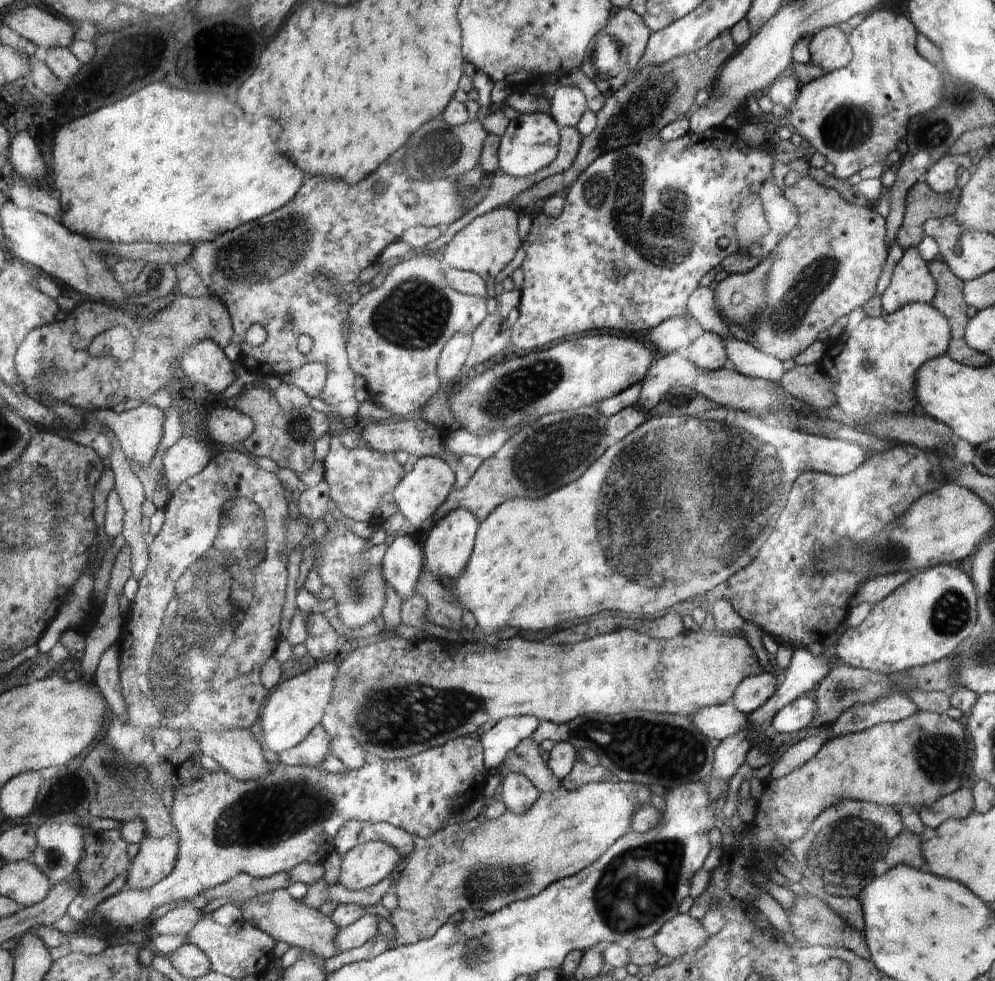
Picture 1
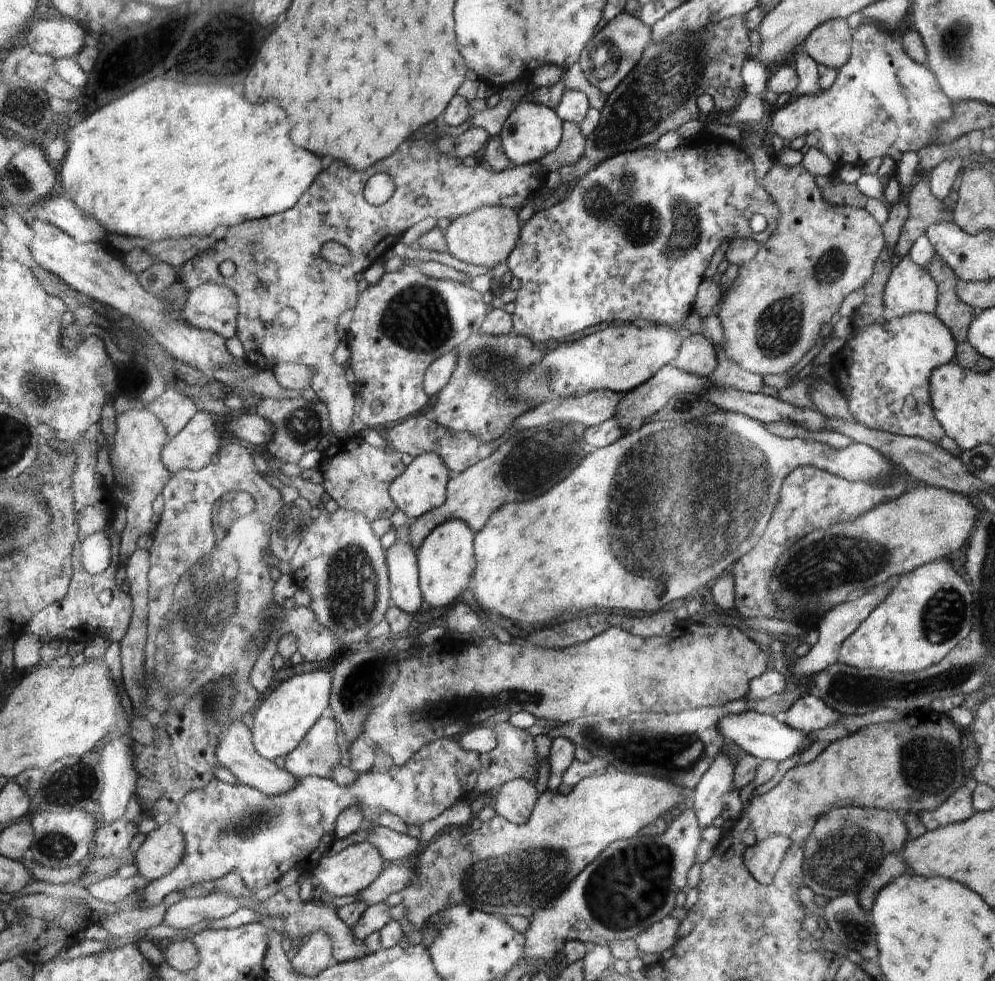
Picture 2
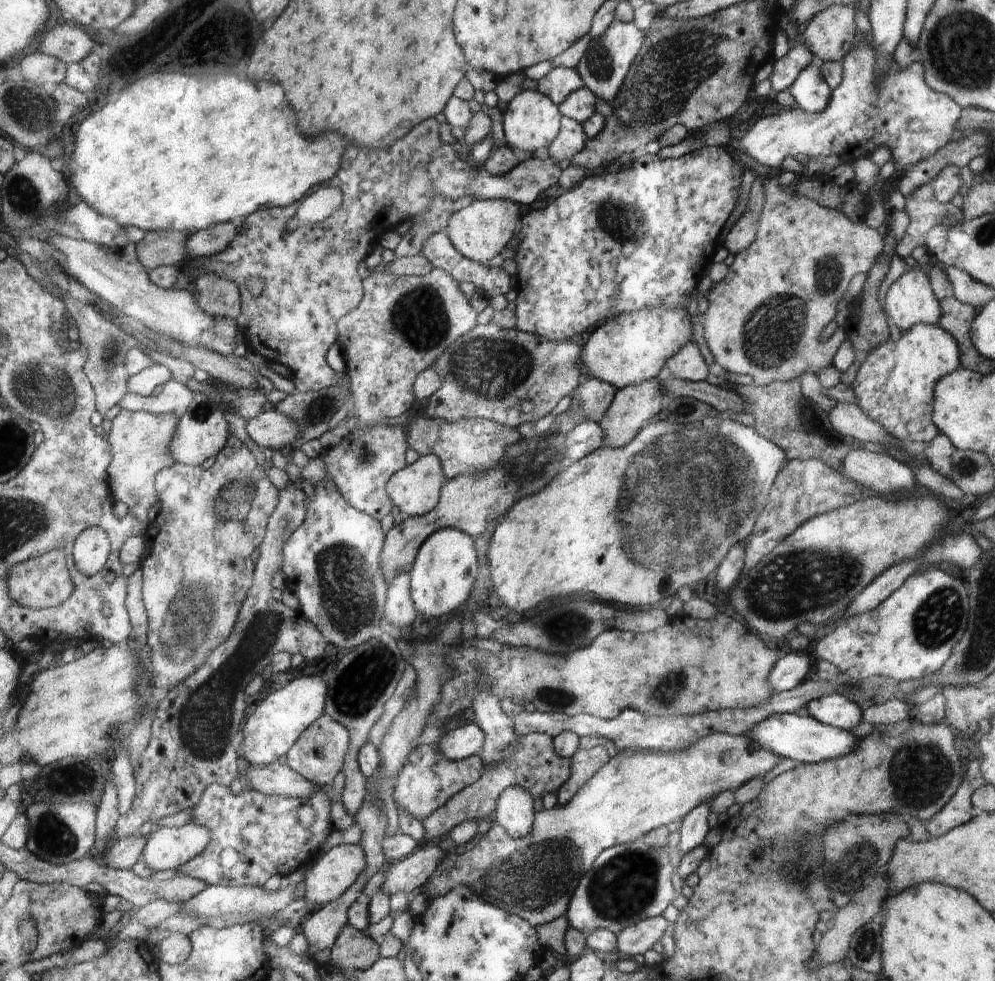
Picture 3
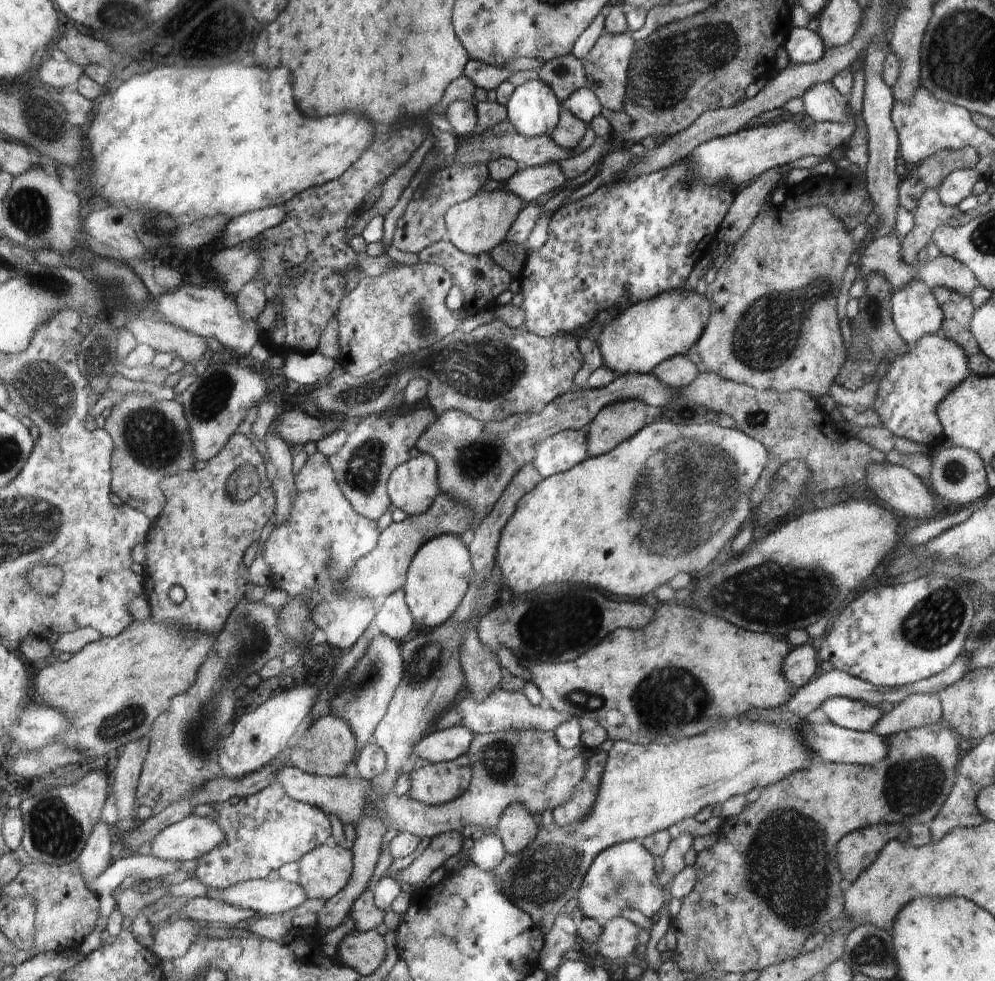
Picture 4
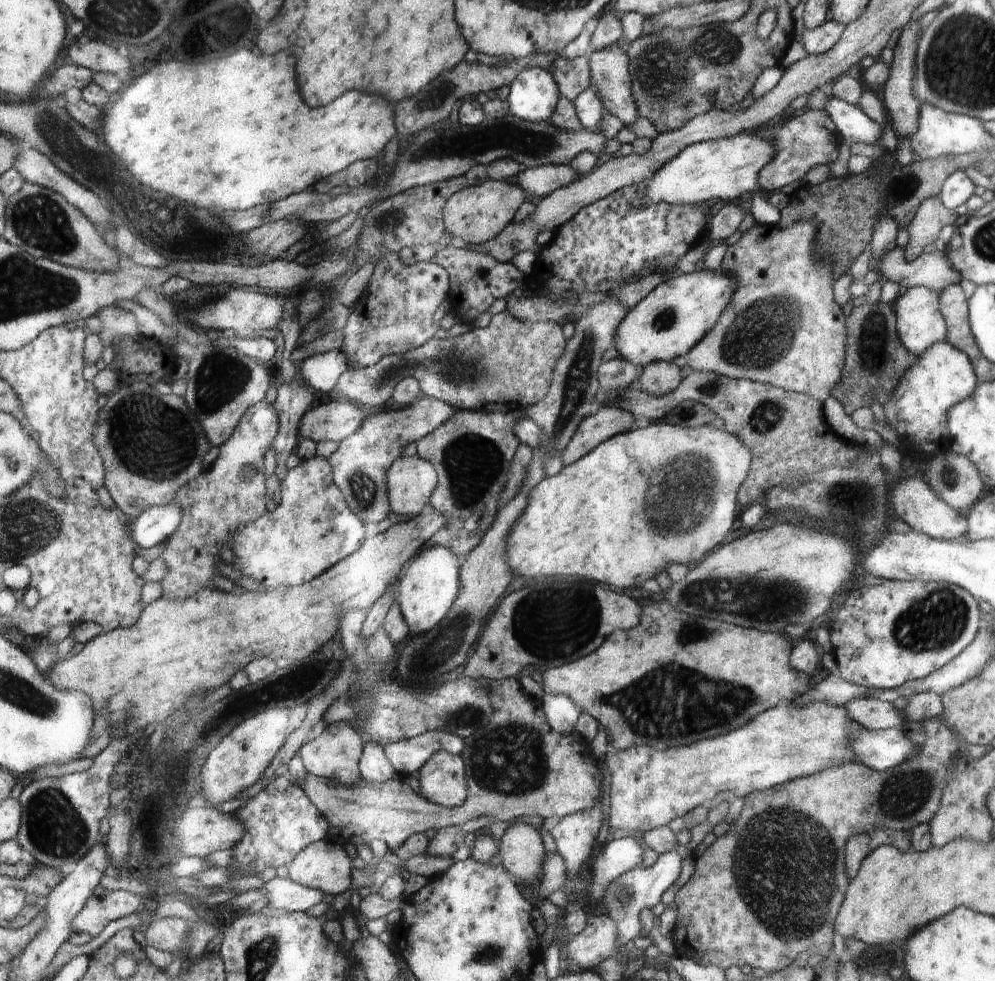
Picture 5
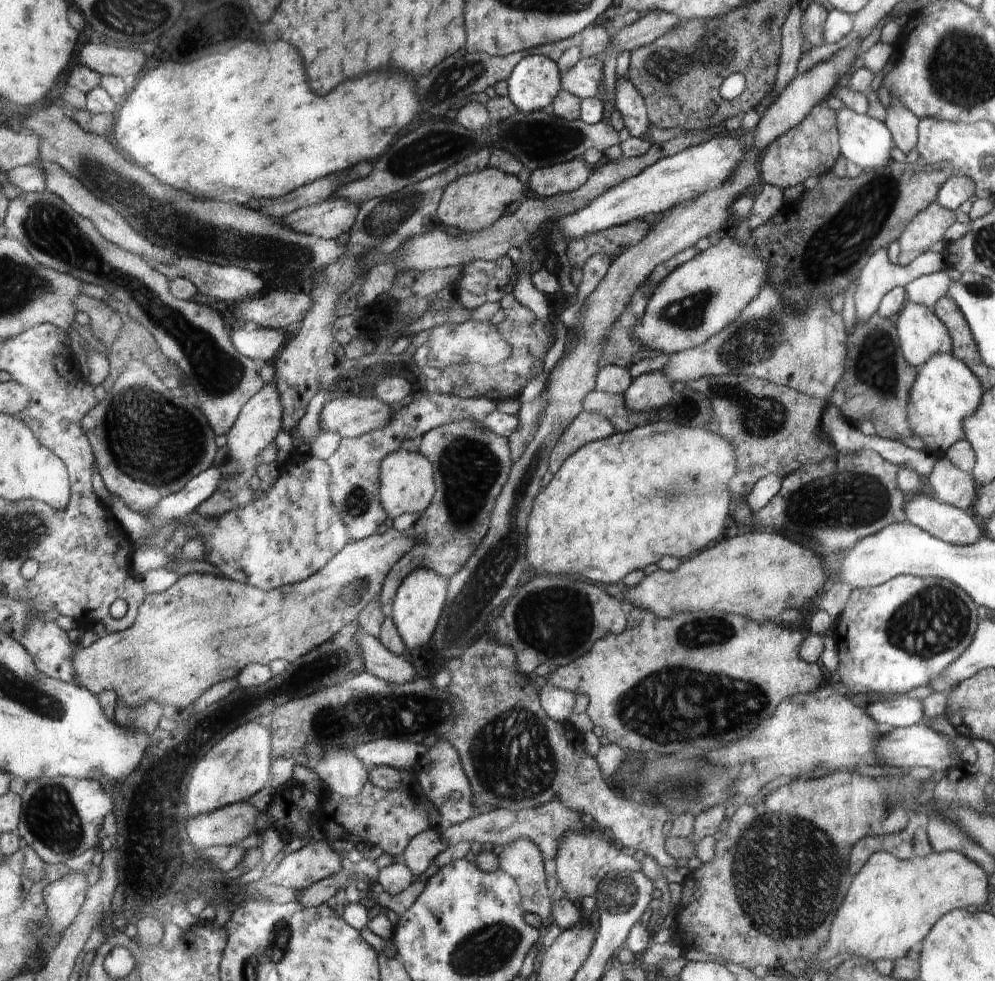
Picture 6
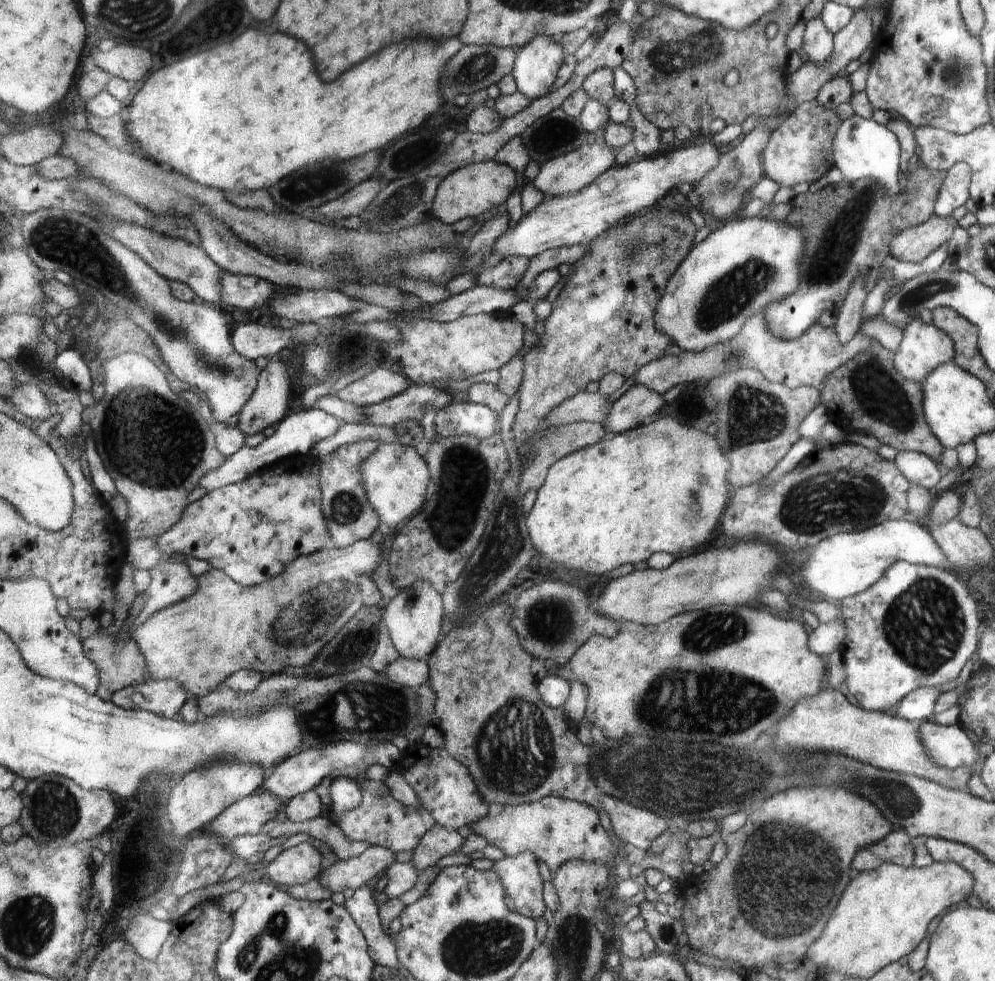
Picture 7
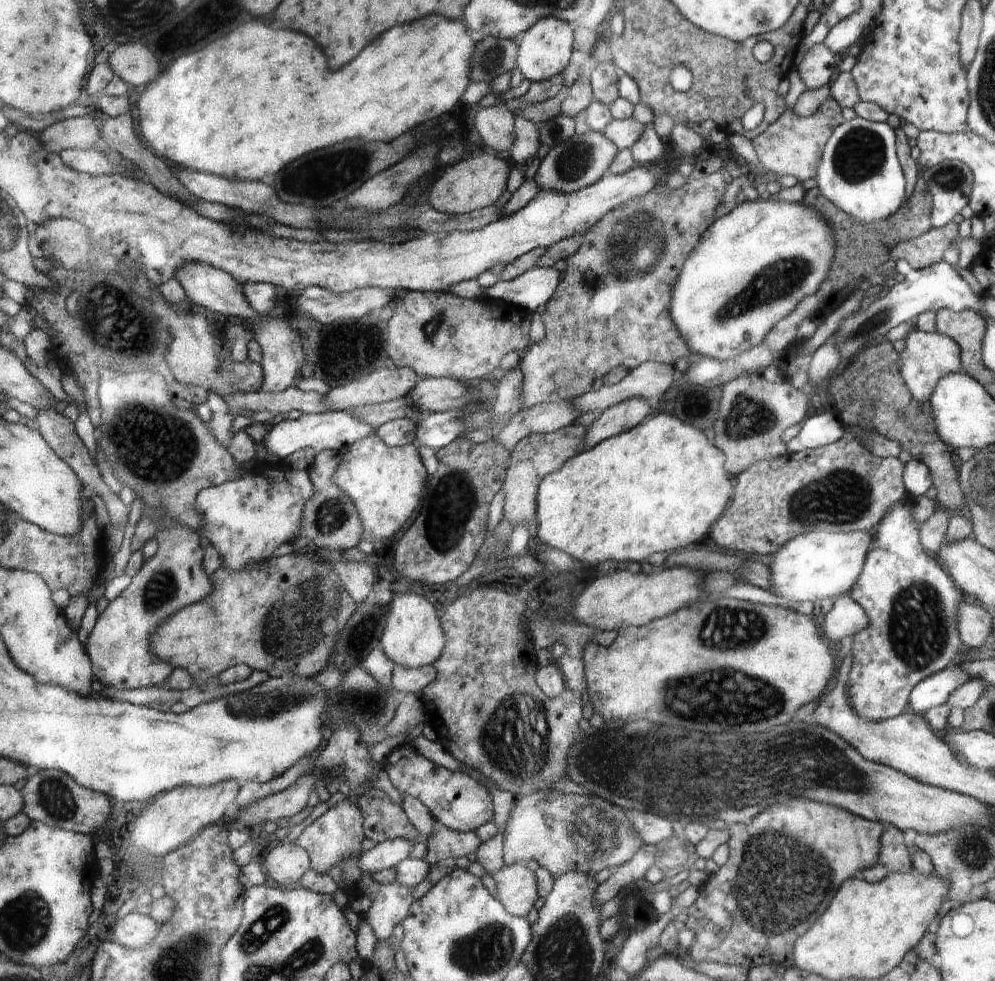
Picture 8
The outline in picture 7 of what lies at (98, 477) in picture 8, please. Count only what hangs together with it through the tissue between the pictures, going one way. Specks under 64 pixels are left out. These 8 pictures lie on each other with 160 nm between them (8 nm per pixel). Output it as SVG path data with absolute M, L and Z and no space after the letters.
M34 383L18 385L9 398L4 399L15 406L16 415L21 418L46 419L47 414L50 414L45 394Z

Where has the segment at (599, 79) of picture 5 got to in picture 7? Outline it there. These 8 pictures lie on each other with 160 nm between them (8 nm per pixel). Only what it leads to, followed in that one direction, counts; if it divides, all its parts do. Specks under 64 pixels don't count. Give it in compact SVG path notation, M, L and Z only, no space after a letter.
M632 104L630 109L632 120L632 142L637 150L638 157L648 157L658 149L661 130L640 112L640 109Z

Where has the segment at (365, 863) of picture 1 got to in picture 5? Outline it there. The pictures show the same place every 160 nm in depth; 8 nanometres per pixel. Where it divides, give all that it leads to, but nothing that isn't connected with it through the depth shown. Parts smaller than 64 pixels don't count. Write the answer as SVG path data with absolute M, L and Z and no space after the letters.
M325 838L297 854L288 866L289 877L304 886L338 896L351 884L352 864L343 844Z

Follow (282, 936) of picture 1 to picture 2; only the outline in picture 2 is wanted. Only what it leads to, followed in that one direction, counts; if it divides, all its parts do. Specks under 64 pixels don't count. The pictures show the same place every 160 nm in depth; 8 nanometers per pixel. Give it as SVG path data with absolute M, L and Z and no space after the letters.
M294 882L294 884L280 889L274 896L260 901L258 908L254 910L260 916L274 916L274 918L280 916L284 920L284 933L289 940L304 940L311 933L313 934L314 930L324 930L333 942L333 957L337 963L366 958L371 953L364 944L364 940L357 938L351 927L337 914L336 908L327 901L318 898L310 901L303 900L298 894L297 888L298 883Z

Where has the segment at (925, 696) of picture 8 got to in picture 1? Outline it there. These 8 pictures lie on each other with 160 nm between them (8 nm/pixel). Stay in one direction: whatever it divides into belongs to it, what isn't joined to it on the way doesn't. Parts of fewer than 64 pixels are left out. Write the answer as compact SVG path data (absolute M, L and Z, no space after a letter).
M798 697L774 715L770 724L771 732L782 736L794 735L811 723L814 713L815 702L808 697Z

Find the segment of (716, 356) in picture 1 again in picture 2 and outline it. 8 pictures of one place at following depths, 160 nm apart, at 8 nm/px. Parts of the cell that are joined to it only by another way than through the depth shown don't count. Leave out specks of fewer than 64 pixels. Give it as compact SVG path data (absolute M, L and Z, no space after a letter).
M686 333L682 339L681 350L671 365L710 378L716 368L716 350L710 341L702 333Z

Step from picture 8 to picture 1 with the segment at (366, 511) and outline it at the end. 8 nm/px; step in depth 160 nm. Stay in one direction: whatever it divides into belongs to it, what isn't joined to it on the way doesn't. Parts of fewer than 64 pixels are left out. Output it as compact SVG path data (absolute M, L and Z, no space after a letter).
M419 457L414 463L412 471L405 474L393 490L393 497L396 499L397 505L401 507L405 520L418 528L424 520L428 520L432 514L436 514L440 506L448 500L448 492L454 486L454 472L450 470L450 466L443 458Z

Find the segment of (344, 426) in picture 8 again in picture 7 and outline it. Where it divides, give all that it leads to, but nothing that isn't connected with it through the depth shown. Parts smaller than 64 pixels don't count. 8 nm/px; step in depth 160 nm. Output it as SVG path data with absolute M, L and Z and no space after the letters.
M314 406L311 409L298 407L281 422L272 436L266 437L266 440L256 447L246 447L246 445L240 447L231 457L226 459L220 468L208 476L202 477L198 487L210 492L223 486L242 482L246 477L252 476L262 468L274 464L276 460L282 460L290 455L309 454L315 444L318 444L322 439L331 437L338 427L339 420L322 409L314 408Z

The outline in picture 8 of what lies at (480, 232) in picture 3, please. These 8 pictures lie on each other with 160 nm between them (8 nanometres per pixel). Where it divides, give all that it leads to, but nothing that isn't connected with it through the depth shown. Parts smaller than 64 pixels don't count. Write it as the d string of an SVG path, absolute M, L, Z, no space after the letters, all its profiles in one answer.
M488 153L481 156L468 155L453 165L448 165L437 175L431 184L429 203L436 210L449 215L472 213L484 207L492 207L506 190L508 174L510 166L506 160L500 160Z

